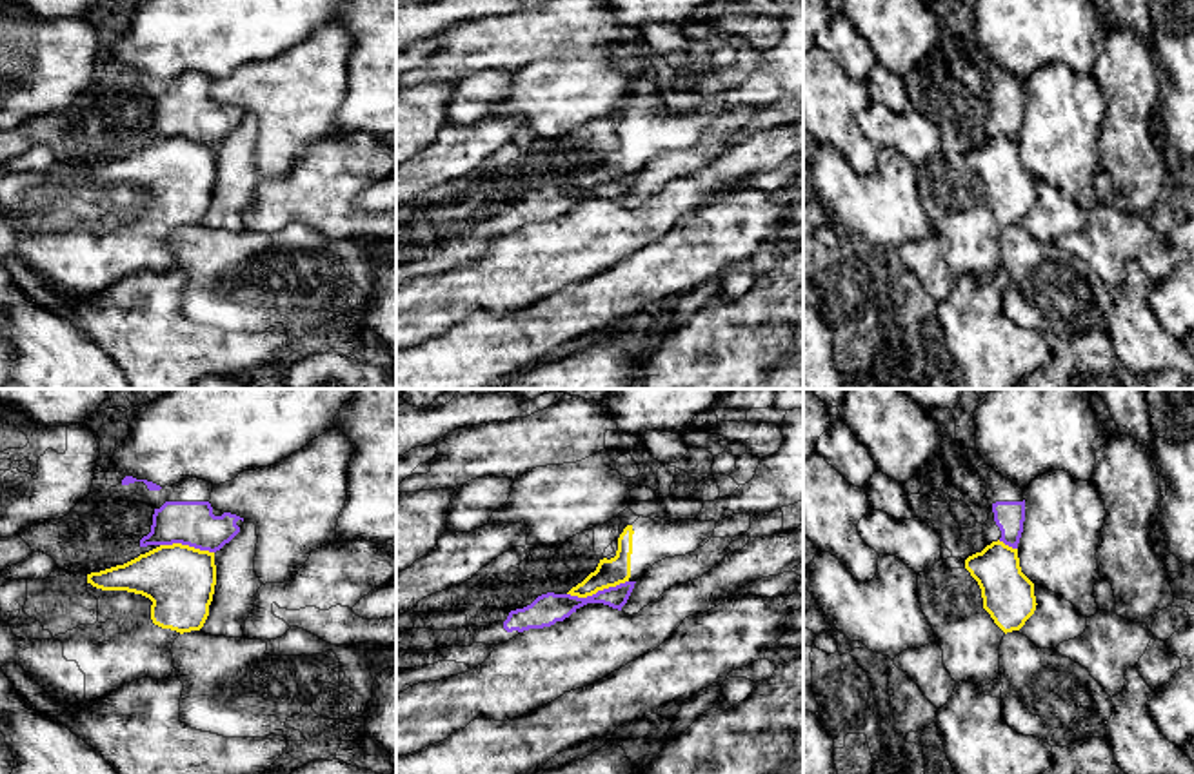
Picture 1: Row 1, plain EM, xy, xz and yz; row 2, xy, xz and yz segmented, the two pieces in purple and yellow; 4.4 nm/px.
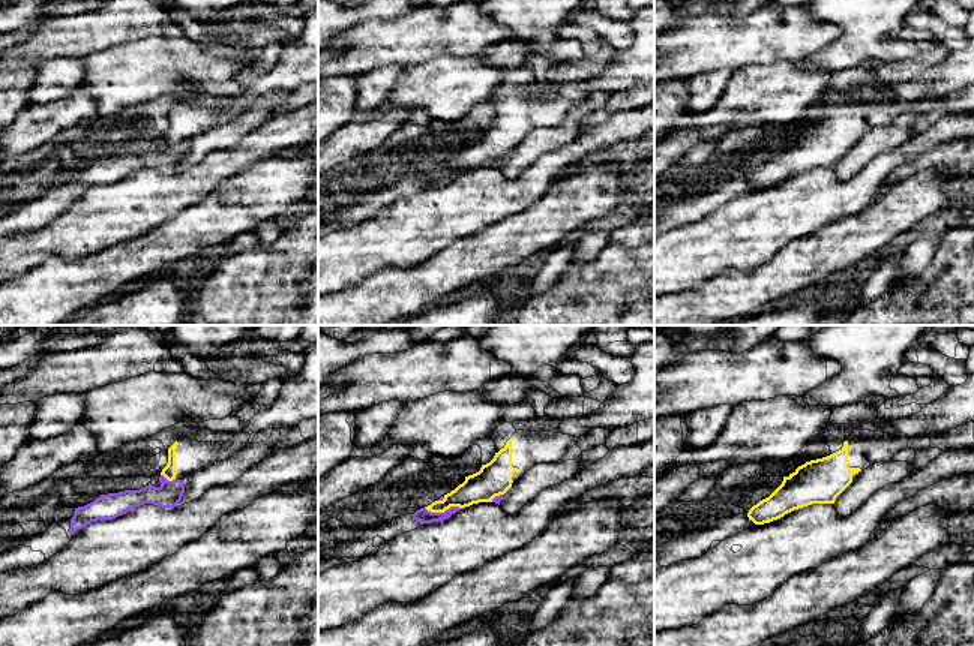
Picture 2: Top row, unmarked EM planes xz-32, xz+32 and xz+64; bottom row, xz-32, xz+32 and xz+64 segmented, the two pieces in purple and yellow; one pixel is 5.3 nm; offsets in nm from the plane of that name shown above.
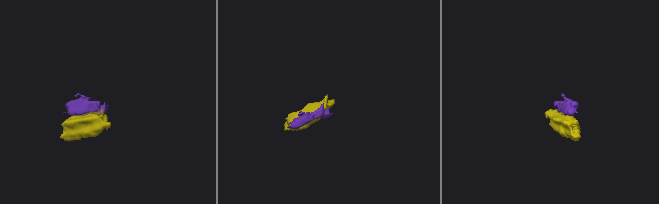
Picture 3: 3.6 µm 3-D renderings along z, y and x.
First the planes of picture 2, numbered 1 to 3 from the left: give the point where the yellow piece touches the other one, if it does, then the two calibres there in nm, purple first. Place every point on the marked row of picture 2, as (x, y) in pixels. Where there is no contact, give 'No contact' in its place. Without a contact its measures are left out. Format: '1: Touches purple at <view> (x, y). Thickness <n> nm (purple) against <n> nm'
1: Touches purple at xz-32 (167, 480). Thickness 140 nm (purple) against 70 nm
2: Touches purple at xz+32 (444, 511). Thickness 80 nm (purple) against 170 nm
3: No contact

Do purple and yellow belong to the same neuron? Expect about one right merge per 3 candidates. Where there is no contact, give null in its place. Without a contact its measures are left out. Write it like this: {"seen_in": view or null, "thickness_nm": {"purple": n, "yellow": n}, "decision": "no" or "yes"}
{"seen_in": "xz", "thickness_nm": {"purple": 140, "yellow": 130}, "decision": "no"}

